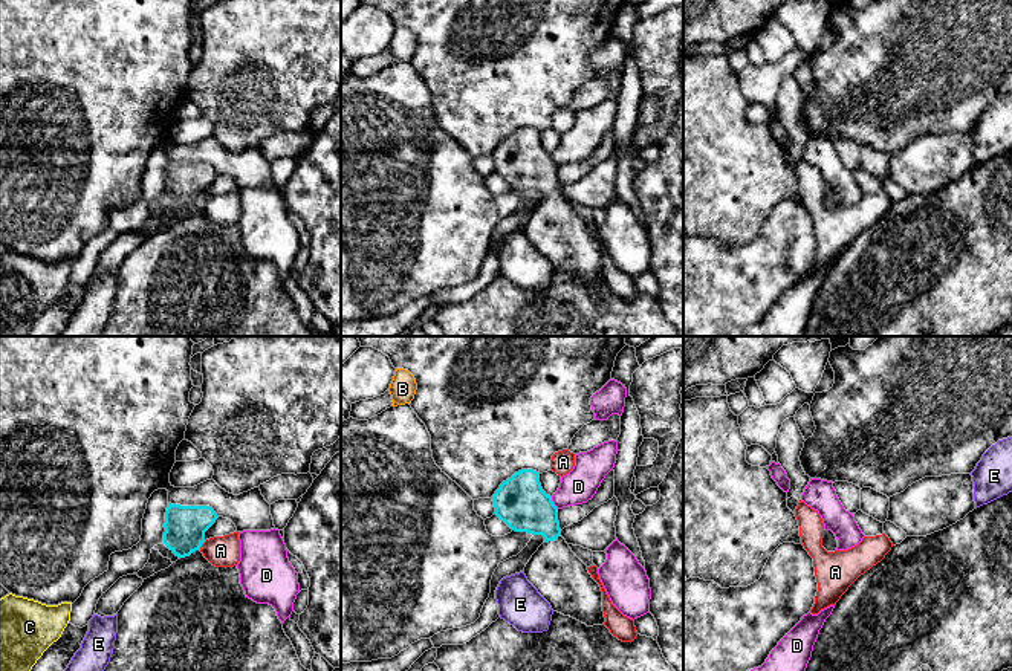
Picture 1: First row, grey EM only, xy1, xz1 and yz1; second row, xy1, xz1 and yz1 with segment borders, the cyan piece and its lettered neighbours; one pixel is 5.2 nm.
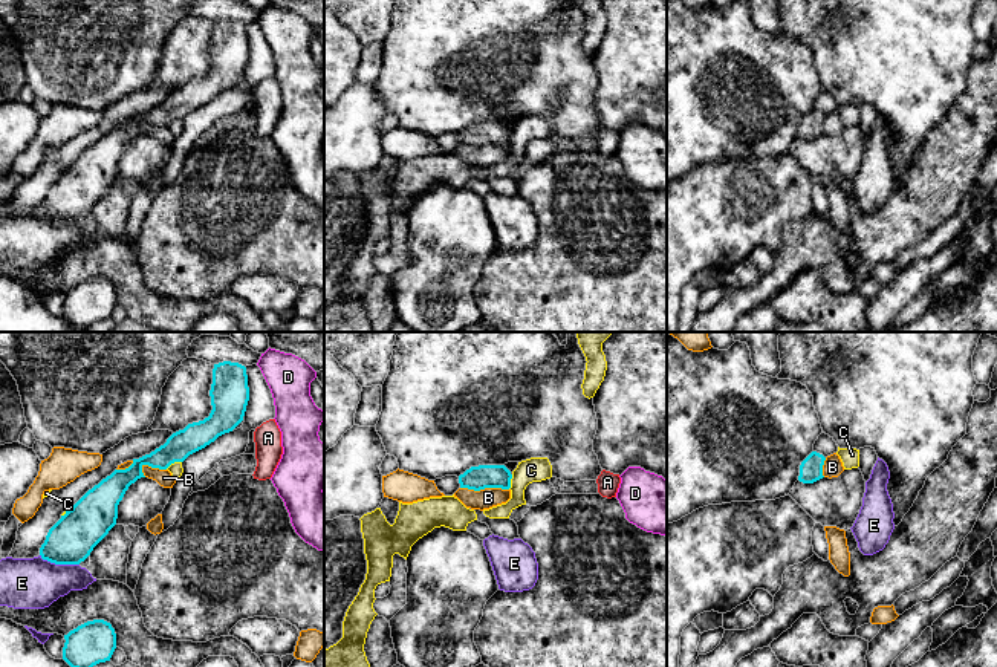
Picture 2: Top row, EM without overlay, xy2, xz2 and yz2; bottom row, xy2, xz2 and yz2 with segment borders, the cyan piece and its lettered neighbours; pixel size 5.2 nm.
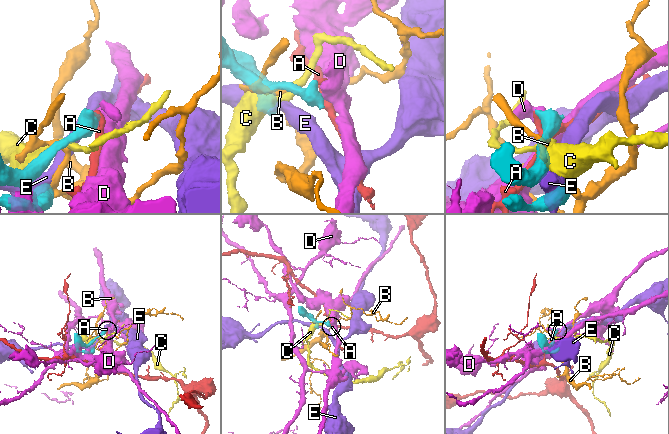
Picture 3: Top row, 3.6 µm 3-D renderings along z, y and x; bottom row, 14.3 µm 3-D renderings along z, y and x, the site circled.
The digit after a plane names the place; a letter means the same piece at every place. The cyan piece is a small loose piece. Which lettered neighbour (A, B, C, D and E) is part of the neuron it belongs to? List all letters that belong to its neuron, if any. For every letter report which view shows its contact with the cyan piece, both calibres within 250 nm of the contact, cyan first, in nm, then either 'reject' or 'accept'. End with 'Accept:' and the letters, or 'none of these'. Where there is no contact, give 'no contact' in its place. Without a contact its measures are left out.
A: meets cyan in xy1; 220 nm thick on the cyan side, 160 nm on the other; reject
B: meets cyan in xz2; 130 nm thick on the cyan side, 110 nm on the other; reject
C: meets cyan in xy2; 150 nm thick on the cyan side, 70 nm on the other; reject
D: meets cyan in xz1; 280 nm thick on the cyan side, 180 nm on the other; reject
E: meets cyan in xy2; 240 nm thick on the cyan side, 280 nm on the other; reject
Accept: none of these

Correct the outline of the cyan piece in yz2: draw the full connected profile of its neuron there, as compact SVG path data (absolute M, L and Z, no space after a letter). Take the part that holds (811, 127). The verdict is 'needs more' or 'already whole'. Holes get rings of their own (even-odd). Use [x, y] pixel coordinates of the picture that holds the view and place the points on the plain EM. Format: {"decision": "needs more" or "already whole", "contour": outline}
{"decision": "already whole", "contour": "M812 109L800 122L798 138L803 141L814 141L823 136L823 122L826 115L817 109Z"}

